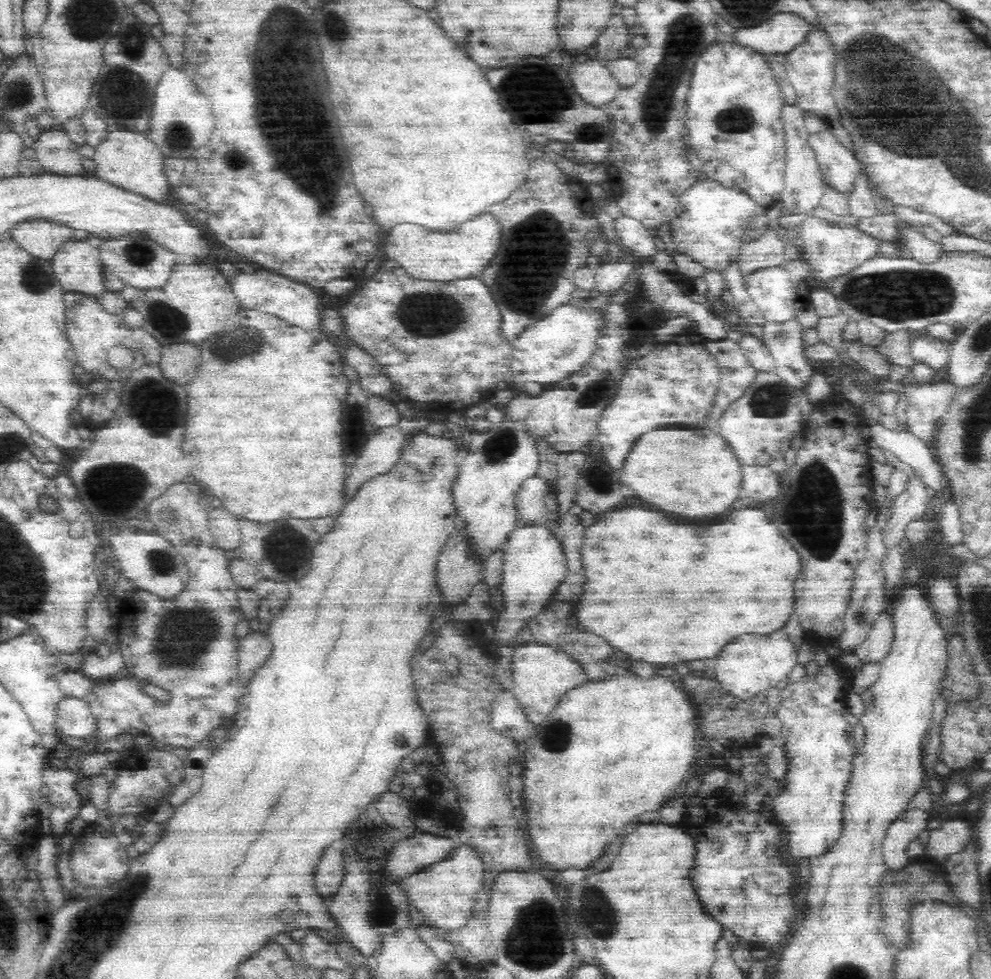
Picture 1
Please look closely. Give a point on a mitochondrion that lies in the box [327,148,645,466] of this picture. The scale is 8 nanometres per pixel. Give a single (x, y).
(517, 286)

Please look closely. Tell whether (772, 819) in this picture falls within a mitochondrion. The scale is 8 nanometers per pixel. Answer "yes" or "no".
no

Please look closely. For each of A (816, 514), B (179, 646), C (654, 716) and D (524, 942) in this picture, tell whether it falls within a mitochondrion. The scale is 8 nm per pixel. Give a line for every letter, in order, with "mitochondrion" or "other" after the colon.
A: mitochondrion
B: mitochondrion
C: other
D: mitochondrion

